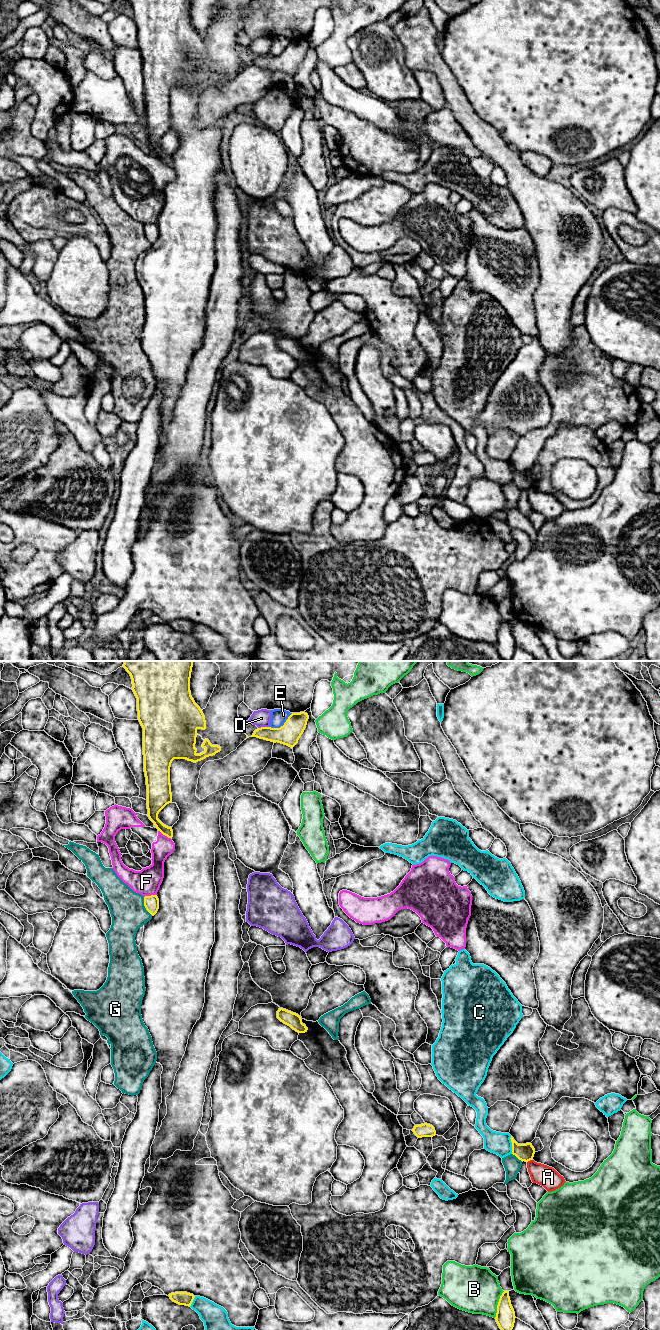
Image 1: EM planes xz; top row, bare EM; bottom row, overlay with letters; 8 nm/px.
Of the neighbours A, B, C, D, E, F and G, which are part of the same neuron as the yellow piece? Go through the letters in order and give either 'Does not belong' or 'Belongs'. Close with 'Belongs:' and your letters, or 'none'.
A: Does not belong
B: Does not belong
C: Does not belong
D: Does not belong
E: Does not belong
F: Does not belong
G: Does not belong
Belongs: none

